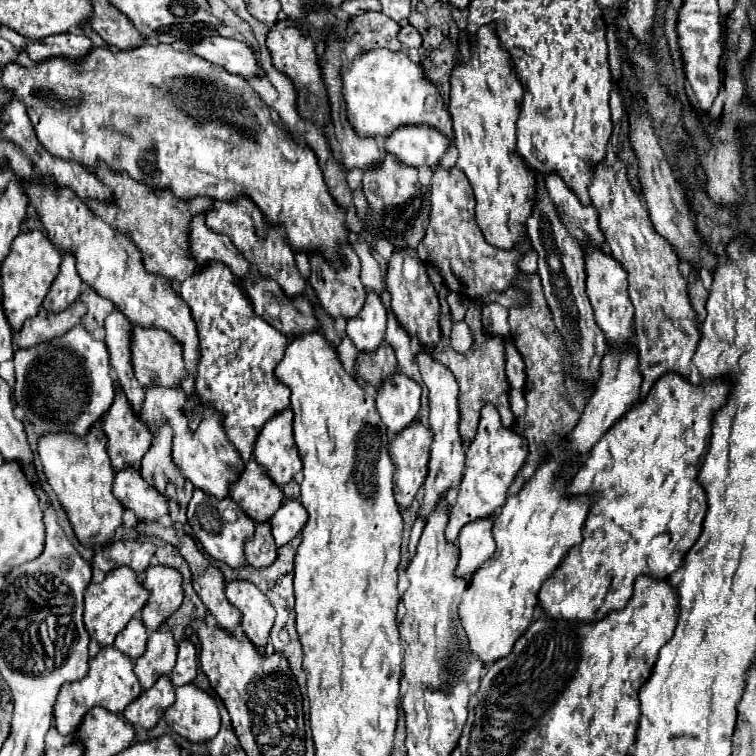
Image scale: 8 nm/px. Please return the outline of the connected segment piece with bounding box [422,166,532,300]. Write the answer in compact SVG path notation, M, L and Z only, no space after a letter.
M436 166L432 172L432 192L430 192L430 222L426 226L426 234L422 238L422 250L426 258L440 272L444 286L450 292L464 296L466 300L478 300L488 292L504 292L514 286L520 274L518 260L532 250L530 238L526 236L518 246L510 250L502 250L490 246L476 224L474 218L474 192L462 170Z

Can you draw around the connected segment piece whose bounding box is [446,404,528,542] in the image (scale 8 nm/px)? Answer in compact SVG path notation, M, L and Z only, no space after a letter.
M488 404L482 408L482 418L478 426L478 434L470 444L470 450L466 452L466 470L462 476L462 484L458 490L456 506L450 510L450 520L446 526L446 538L456 542L458 532L464 524L494 516L500 506L506 500L506 490L512 484L512 478L524 464L524 458L528 456L528 446L522 436L518 436L512 428L506 428L500 420L500 414L496 406Z

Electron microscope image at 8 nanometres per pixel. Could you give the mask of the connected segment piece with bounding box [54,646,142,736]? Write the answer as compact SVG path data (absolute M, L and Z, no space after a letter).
M106 646L102 648L92 660L90 660L90 670L88 676L76 682L66 682L58 694L56 706L54 706L54 726L58 728L58 732L62 736L72 734L72 730L76 730L76 726L80 726L80 718L84 718L84 714L94 708L94 706L102 706L110 712L122 712L136 696L142 694L142 686L136 678L136 674L132 672L134 664L128 656L120 654L120 650L116 650L114 646Z

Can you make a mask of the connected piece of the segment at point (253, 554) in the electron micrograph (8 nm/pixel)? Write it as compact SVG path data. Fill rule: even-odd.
M256 522L256 532L244 542L246 562L250 566L270 566L276 560L276 544L268 522Z

